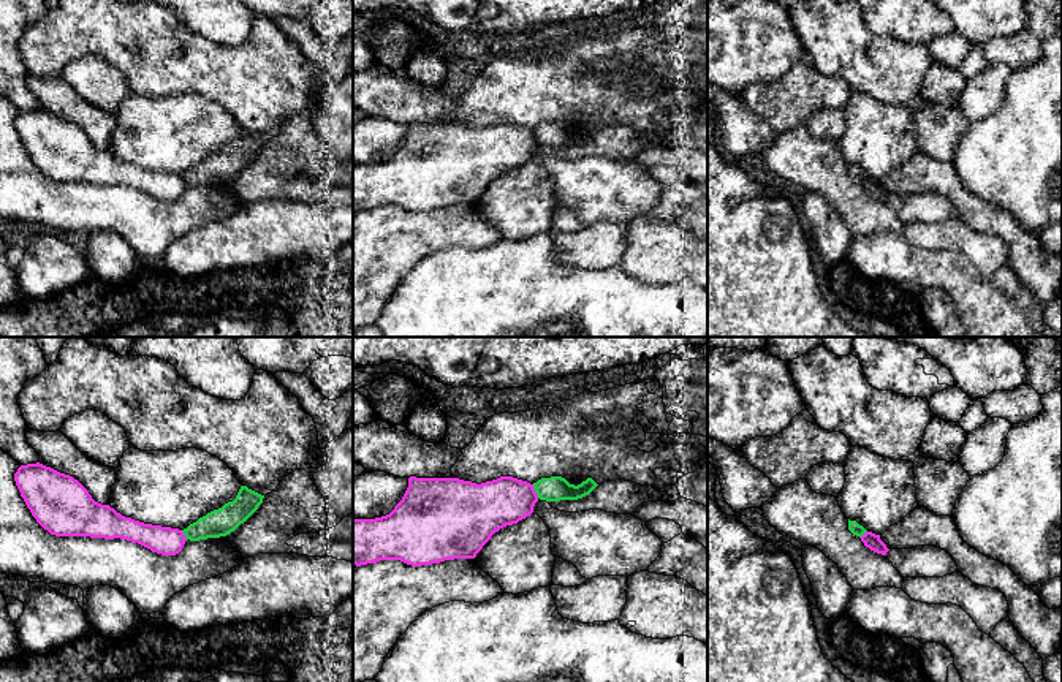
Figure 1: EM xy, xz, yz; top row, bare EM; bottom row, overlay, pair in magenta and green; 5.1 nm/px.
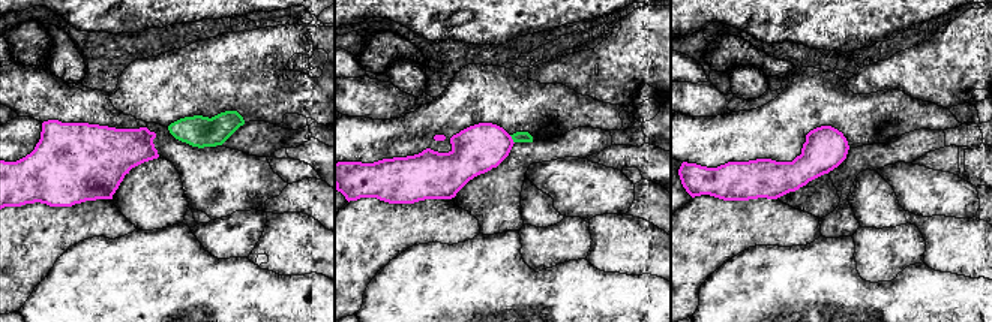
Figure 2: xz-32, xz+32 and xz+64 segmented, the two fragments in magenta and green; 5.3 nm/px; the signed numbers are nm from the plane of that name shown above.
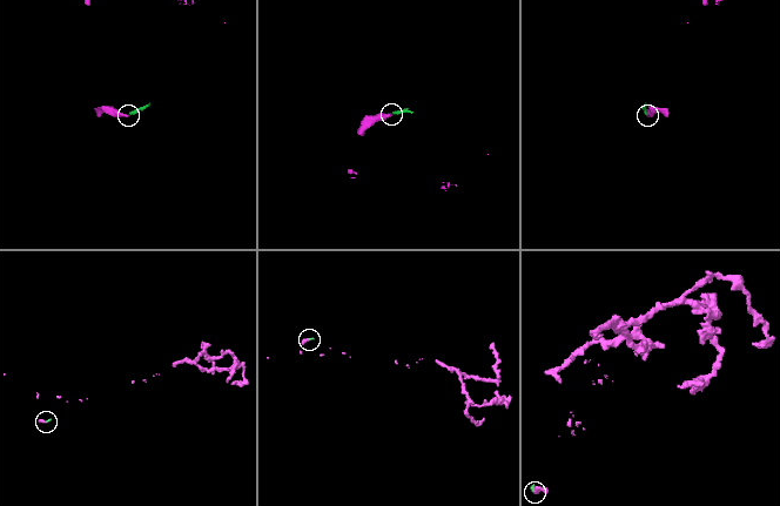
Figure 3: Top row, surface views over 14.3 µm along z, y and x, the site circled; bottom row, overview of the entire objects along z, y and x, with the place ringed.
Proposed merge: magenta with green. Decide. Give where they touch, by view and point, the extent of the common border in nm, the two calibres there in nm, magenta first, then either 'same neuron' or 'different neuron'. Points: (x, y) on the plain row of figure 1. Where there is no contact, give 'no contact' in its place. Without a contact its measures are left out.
contact xz (534, 136); length 80 nm; calibres 260 and 130 nm; different neuron

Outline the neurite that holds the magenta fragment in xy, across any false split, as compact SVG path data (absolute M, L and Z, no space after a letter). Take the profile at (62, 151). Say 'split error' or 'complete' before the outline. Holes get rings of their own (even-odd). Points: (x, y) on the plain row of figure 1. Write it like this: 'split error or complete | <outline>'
complete | M40 108L21 111L16 131L36 168L55 182L127 185L161 201L176 201L187 184L182 176L125 163L92 144L73 122Z

